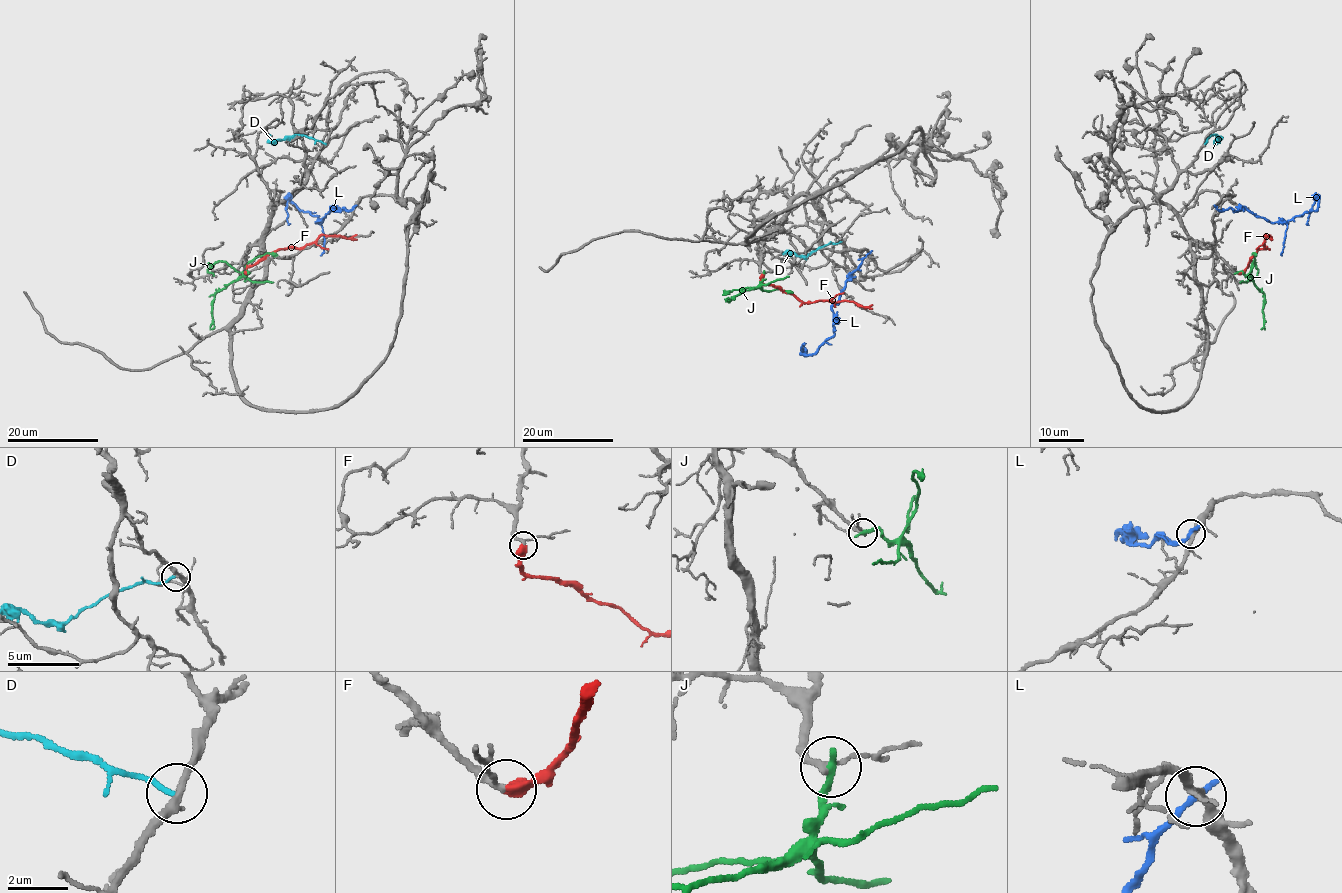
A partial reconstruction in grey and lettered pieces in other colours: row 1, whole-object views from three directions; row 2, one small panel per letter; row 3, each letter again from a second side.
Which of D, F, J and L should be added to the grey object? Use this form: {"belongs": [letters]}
{"belongs": ["F"]}

